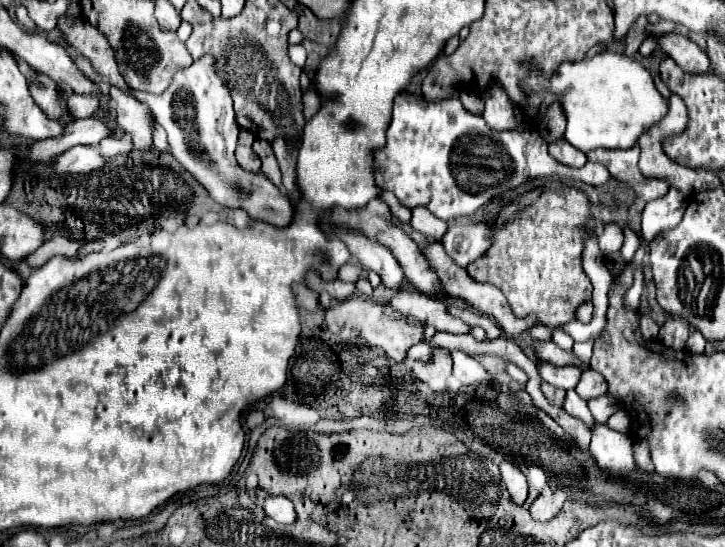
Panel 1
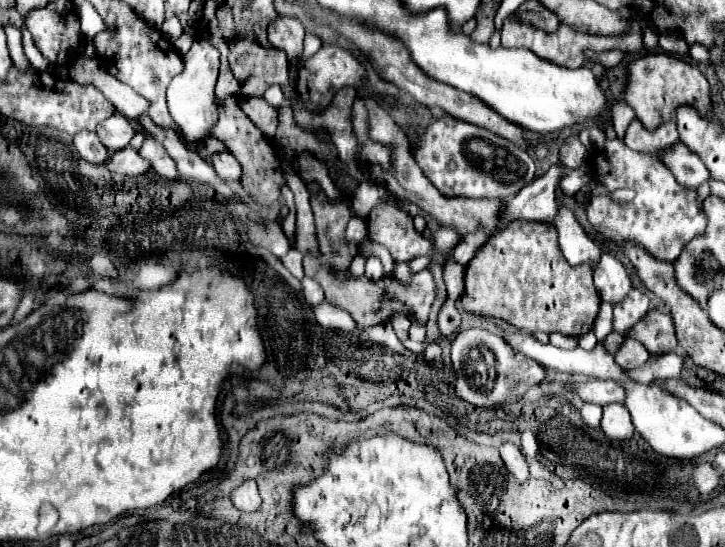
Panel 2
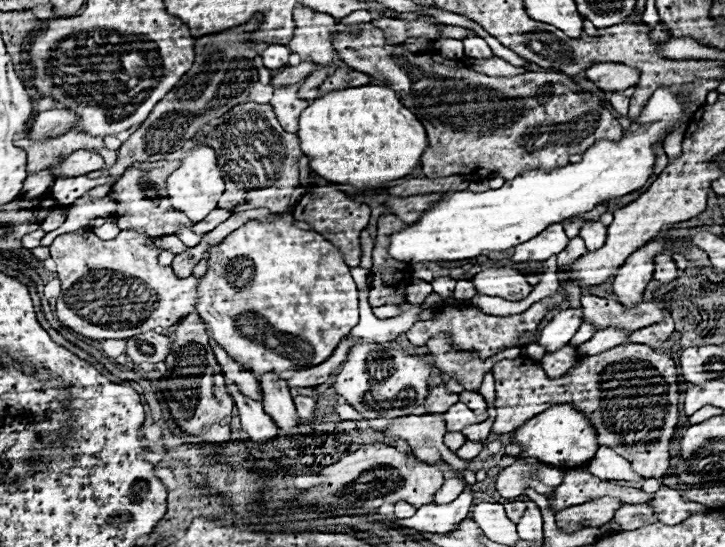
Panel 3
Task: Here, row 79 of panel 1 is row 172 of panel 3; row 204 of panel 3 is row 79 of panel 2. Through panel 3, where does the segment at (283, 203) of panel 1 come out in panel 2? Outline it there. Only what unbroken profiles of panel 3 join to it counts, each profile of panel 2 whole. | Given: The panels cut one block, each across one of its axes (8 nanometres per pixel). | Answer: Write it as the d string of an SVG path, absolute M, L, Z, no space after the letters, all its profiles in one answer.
M194 40L192 48L184 56L184 72L174 76L168 86L168 110L178 122L186 140L196 142L208 134L218 122L218 108L214 104L214 86L220 68L220 52L208 40Z

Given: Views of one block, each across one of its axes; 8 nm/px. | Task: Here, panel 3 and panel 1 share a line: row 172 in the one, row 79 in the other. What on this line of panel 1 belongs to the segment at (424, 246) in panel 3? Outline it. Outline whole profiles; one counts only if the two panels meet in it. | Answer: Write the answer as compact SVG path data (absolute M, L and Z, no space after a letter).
M604 52L580 62L562 62L550 78L542 76L540 68L530 62L528 76L522 80L520 88L528 102L524 112L534 126L554 102L560 102L566 116L564 138L582 152L596 148L632 148L638 136L668 110L668 102L658 94L650 72L640 62L616 52Z

